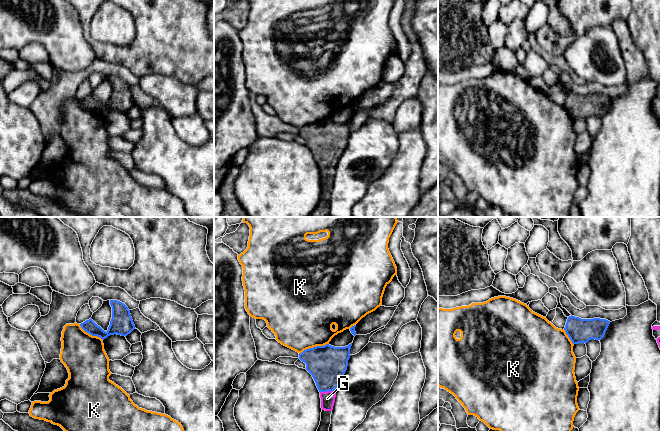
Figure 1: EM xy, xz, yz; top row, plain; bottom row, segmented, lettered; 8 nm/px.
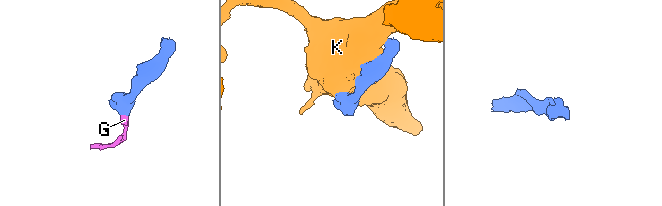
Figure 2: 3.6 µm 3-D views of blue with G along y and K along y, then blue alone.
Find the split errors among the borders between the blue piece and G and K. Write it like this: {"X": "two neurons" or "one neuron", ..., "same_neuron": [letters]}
{"G": "one neuron", "K": "two neurons", "same_neuron": ["G"]}

